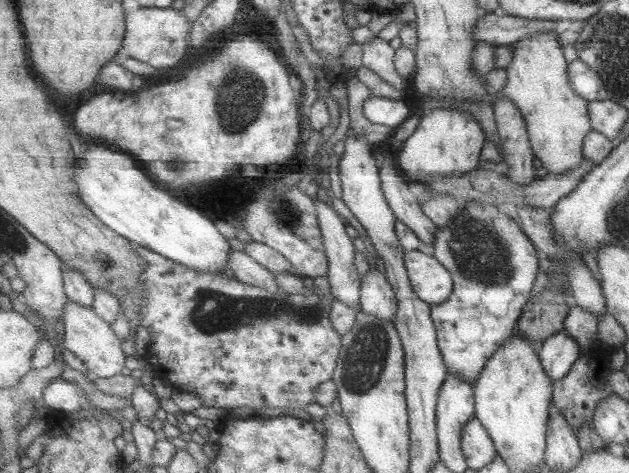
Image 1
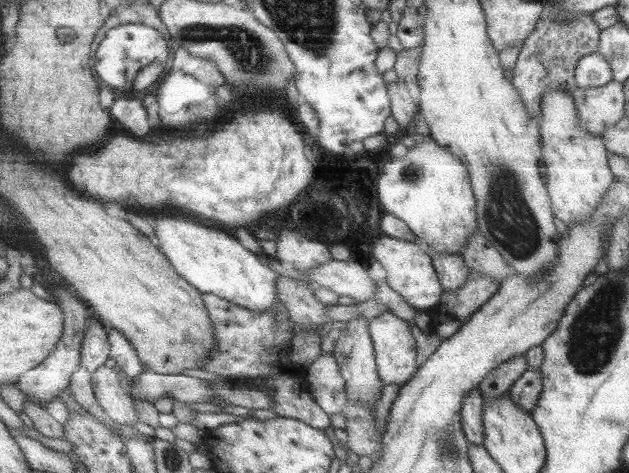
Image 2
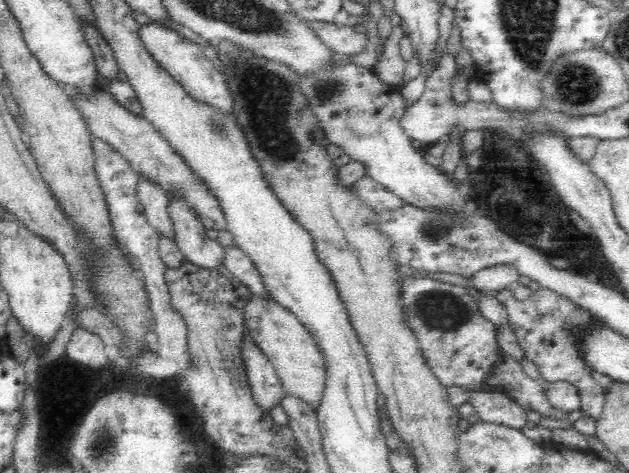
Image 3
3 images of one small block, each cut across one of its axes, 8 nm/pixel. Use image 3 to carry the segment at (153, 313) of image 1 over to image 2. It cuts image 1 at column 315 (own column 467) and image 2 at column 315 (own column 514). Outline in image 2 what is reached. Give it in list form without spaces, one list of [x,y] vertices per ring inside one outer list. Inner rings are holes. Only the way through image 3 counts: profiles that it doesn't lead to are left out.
[[[204,293],[204,301],[214,320],[217,347],[211,352],[211,357],[203,361],[201,369],[222,376],[225,380],[267,392],[275,400],[271,411],[277,416],[302,420],[313,425],[313,428],[331,426],[331,415],[313,399],[312,389],[306,379],[308,368],[293,363],[289,357],[289,351],[293,350],[293,334],[279,333],[274,326],[275,310],[253,312],[211,293]]]

